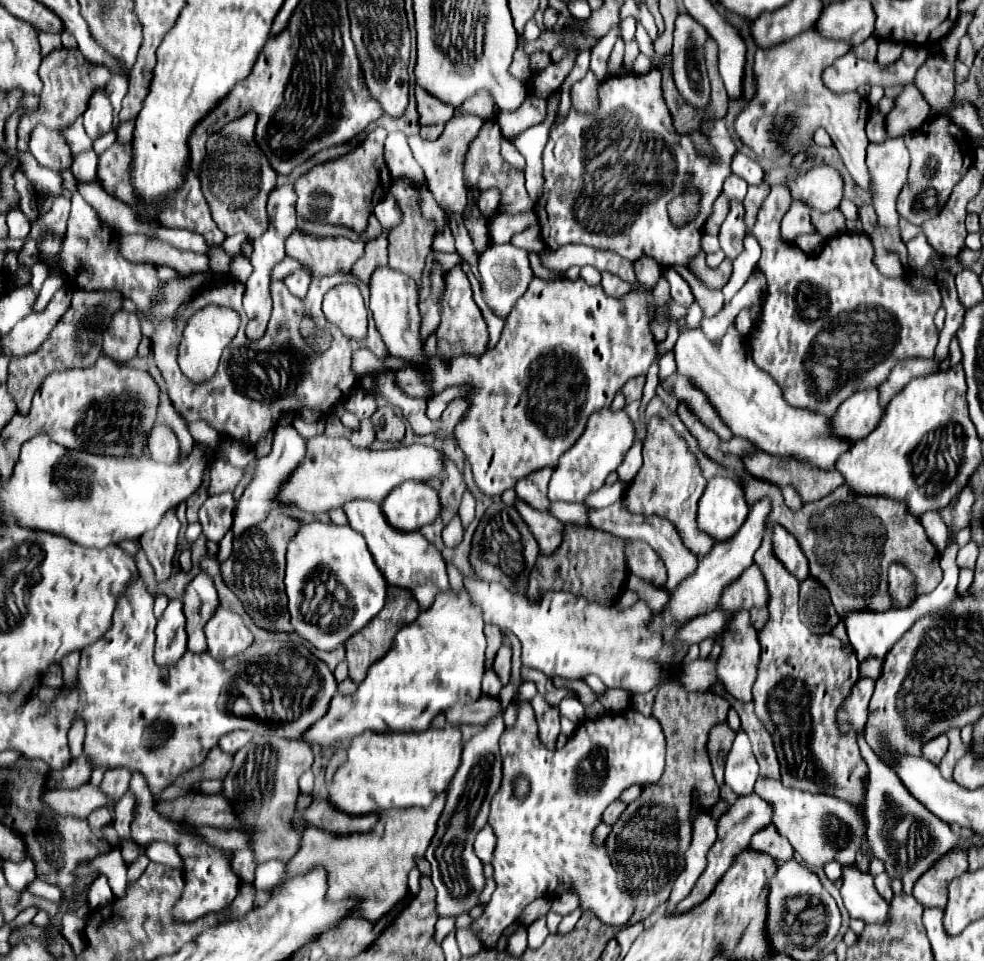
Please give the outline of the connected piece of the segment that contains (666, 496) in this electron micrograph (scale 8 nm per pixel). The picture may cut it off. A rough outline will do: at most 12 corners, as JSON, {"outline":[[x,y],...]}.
{"outline":[[647,421],[629,513],[669,519],[685,545],[715,545],[697,527],[707,481],[687,441]]}

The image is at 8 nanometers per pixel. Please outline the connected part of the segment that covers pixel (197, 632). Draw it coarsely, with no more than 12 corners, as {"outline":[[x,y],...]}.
{"outline":[[209,575],[185,589],[187,651],[207,651],[203,627],[219,607]]}

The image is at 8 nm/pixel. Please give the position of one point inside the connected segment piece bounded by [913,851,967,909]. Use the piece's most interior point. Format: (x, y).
(931, 890)

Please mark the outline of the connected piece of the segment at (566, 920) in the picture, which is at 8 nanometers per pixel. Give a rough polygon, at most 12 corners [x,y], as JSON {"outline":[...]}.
{"outline":[[581,909],[563,917],[559,933],[569,933],[581,917]]}

